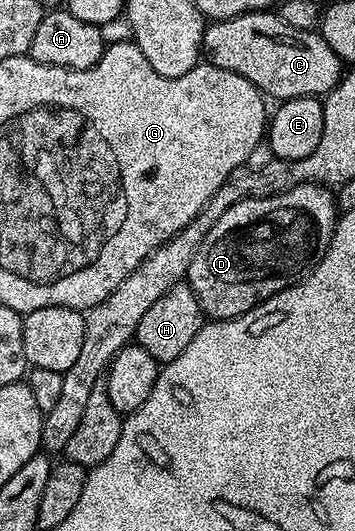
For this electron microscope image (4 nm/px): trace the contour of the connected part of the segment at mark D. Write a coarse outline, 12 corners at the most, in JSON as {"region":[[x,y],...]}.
{"region":[[326,186],[235,203],[187,278],[226,321],[300,281],[339,210]]}

